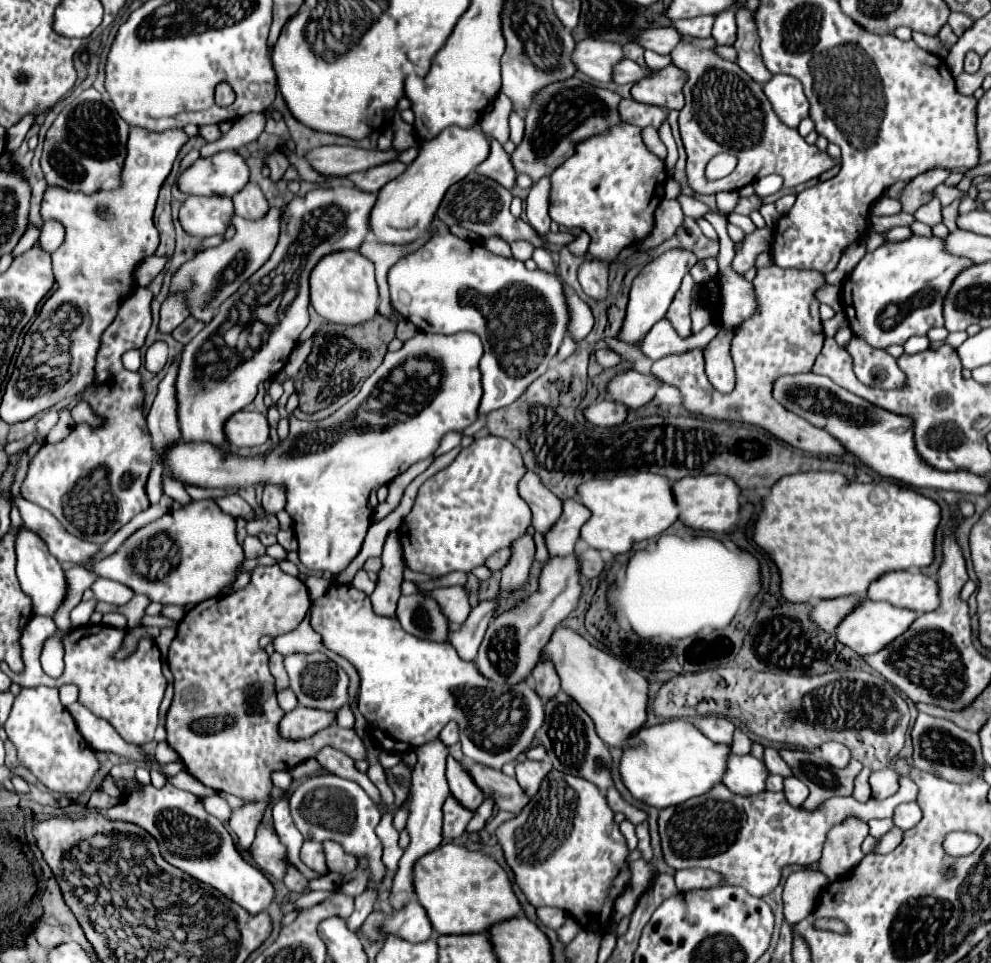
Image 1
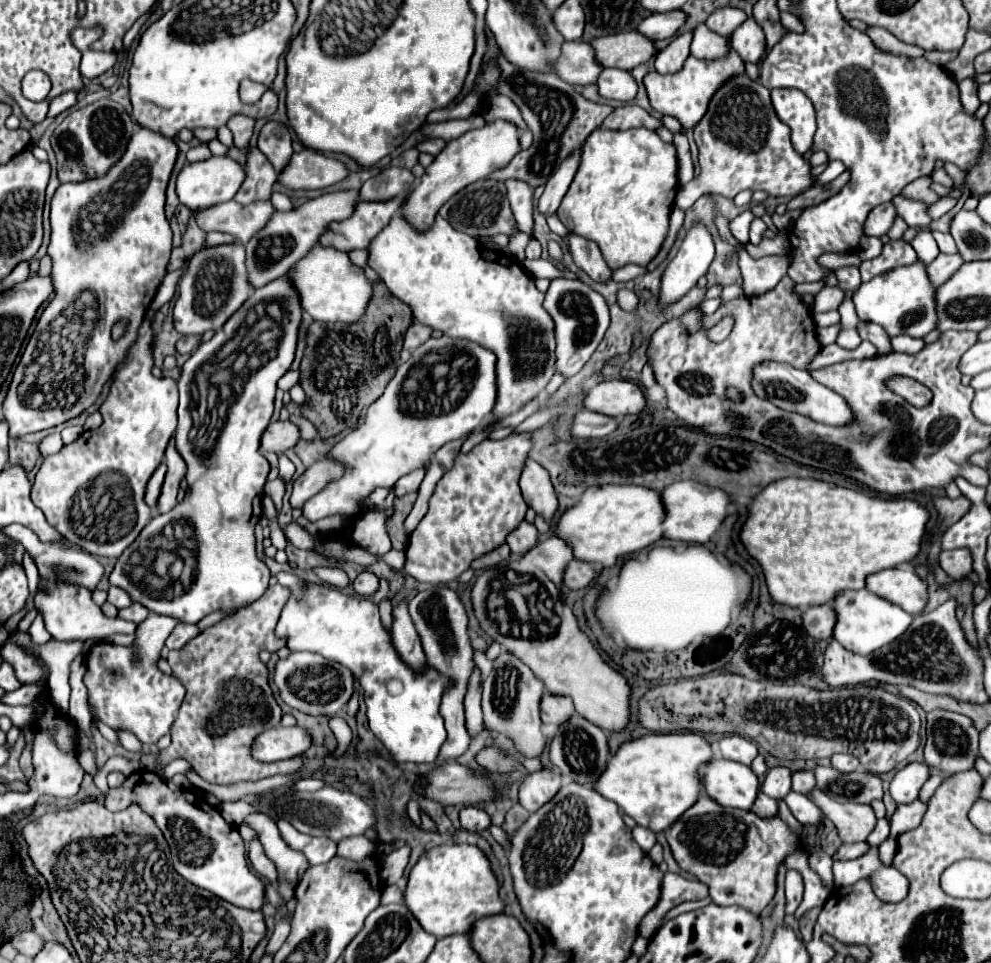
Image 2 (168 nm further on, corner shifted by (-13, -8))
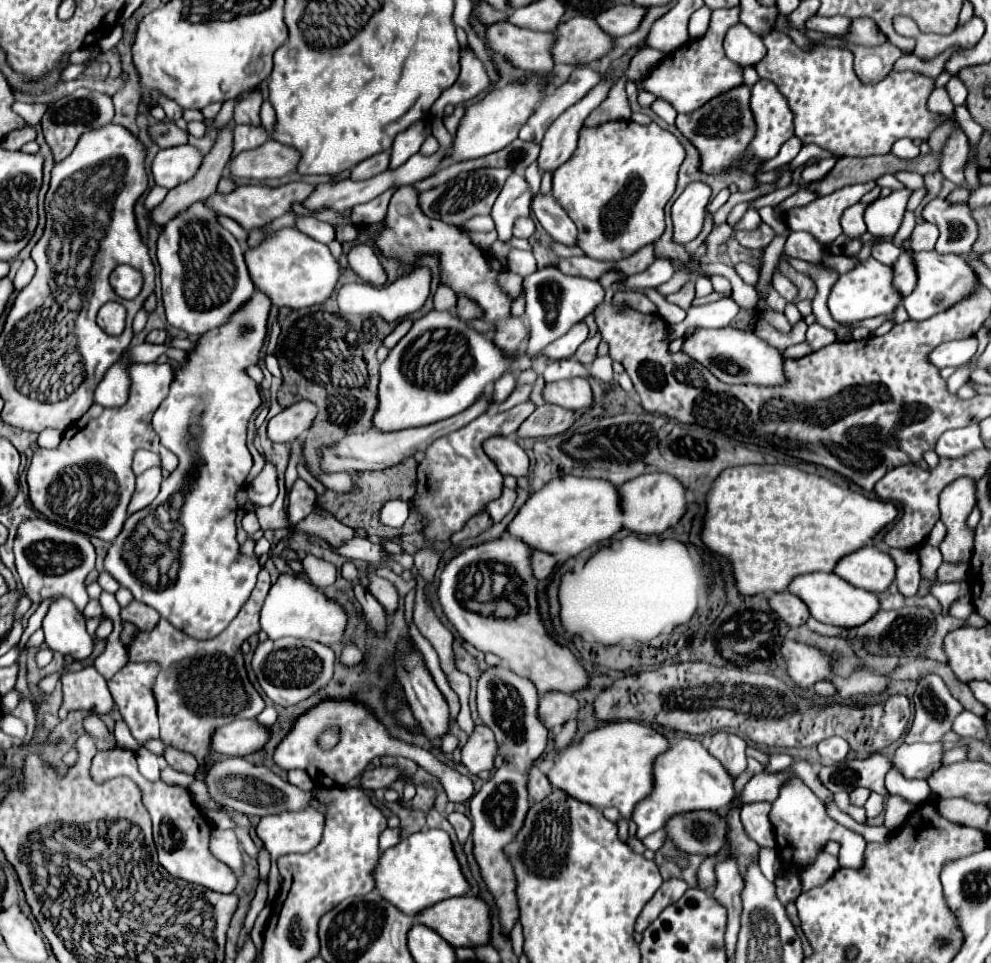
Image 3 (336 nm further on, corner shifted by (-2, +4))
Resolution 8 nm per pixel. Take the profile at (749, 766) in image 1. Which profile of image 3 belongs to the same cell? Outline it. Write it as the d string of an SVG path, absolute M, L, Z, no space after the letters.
M681 739L679 743L671 745L663 755L659 755L659 759L655 759L653 775L655 789L651 789L651 795L647 795L643 803L635 805L635 811L631 815L631 819L637 823L639 839L657 829L663 829L665 823L679 813L717 811L735 797L733 777L713 755L707 753L707 749L697 739Z

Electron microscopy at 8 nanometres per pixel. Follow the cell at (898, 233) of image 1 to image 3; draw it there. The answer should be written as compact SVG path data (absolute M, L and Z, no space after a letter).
M879 241L871 247L871 255L885 265L893 265L897 261L897 257L901 255L901 251L891 241Z

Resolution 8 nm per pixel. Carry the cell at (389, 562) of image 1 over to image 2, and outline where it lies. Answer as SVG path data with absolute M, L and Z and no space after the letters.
M398 601L392 609L392 643L398 655L414 669L422 669L426 665L426 657L420 645L420 637L414 629L414 623L408 613L408 603Z

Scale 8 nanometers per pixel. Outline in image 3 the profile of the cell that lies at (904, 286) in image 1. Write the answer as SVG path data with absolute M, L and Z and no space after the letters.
M869 257L865 263L857 265L855 269L839 275L835 285L831 287L829 301L827 301L833 319L837 323L855 323L877 315L891 315L893 309L901 303L901 295L893 289L891 279L893 279L891 267L879 263L873 257Z

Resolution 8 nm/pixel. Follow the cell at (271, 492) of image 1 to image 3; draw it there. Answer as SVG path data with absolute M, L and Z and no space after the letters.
M485 395L483 399L479 399L479 403L473 403L471 407L467 407L467 411L463 411L463 415L453 415L451 419L443 419L439 423L429 423L427 427L409 427L403 431L369 431L363 435L347 435L333 447L323 449L323 471L327 471L327 473L341 473L341 471L359 473L359 471L379 471L379 469L393 467L393 465L413 457L417 451L425 451L435 439L445 437L449 433L461 429L463 425L471 423L475 417L489 411L489 407L491 407L491 399L489 399L489 395Z

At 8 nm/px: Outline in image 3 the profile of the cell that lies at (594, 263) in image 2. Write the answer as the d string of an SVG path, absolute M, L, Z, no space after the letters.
M537 193L533 197L531 209L533 209L533 215L537 217L537 221L541 223L541 227L555 241L559 241L563 245L575 245L577 227L551 193Z

